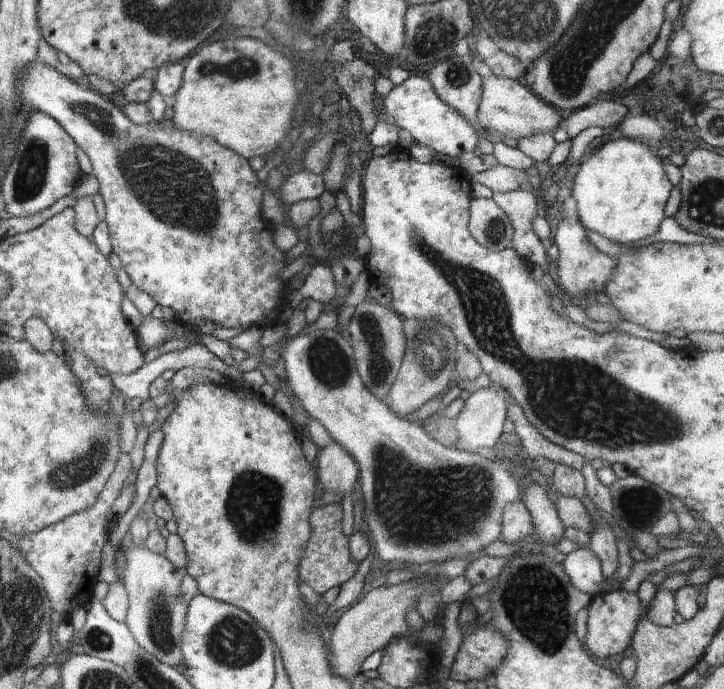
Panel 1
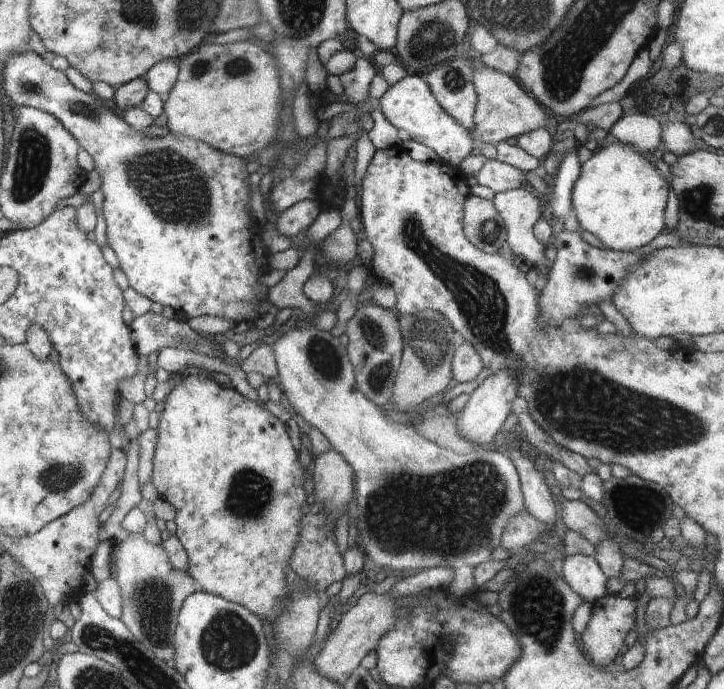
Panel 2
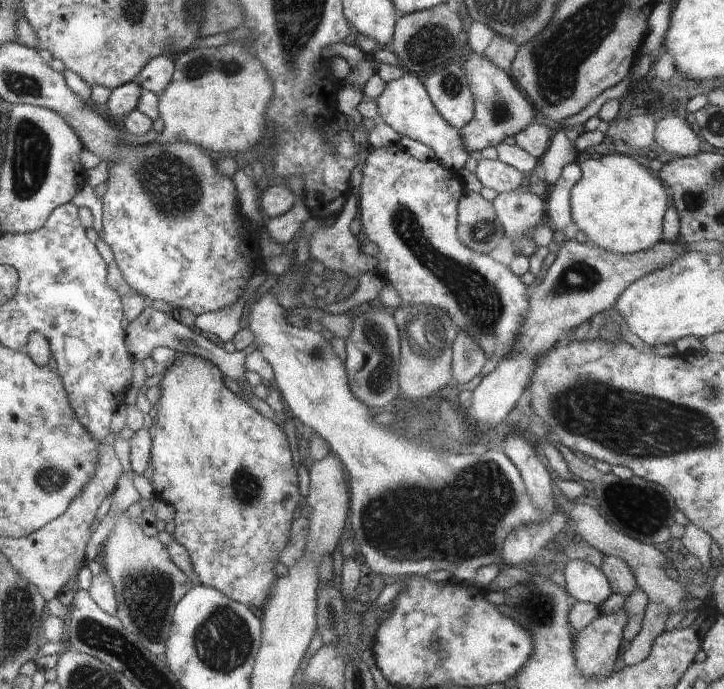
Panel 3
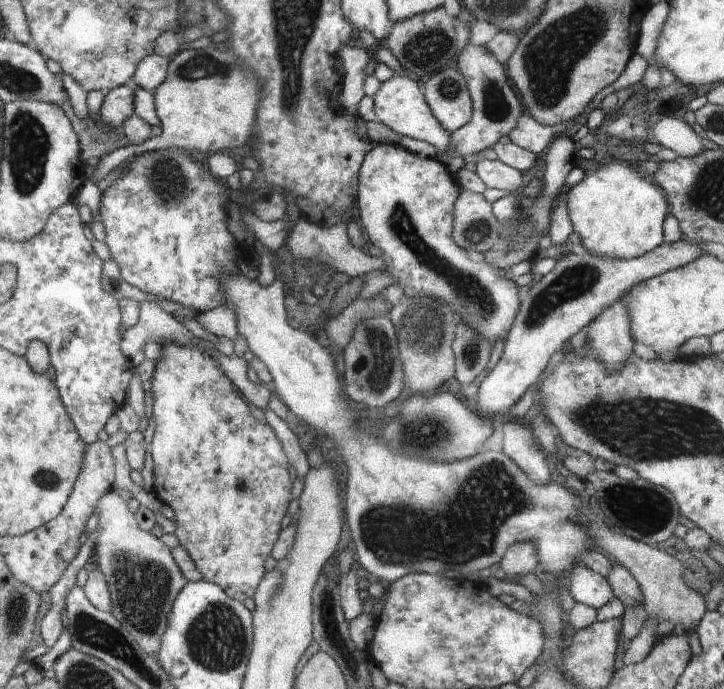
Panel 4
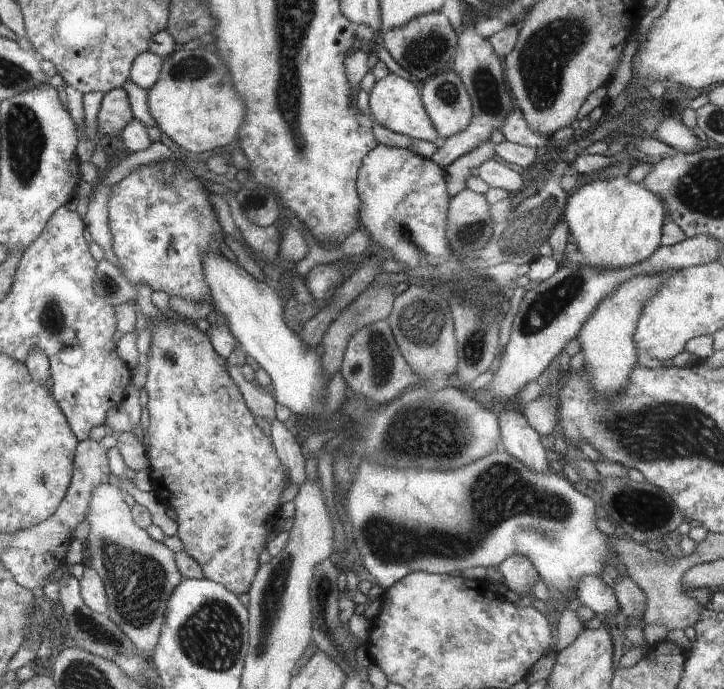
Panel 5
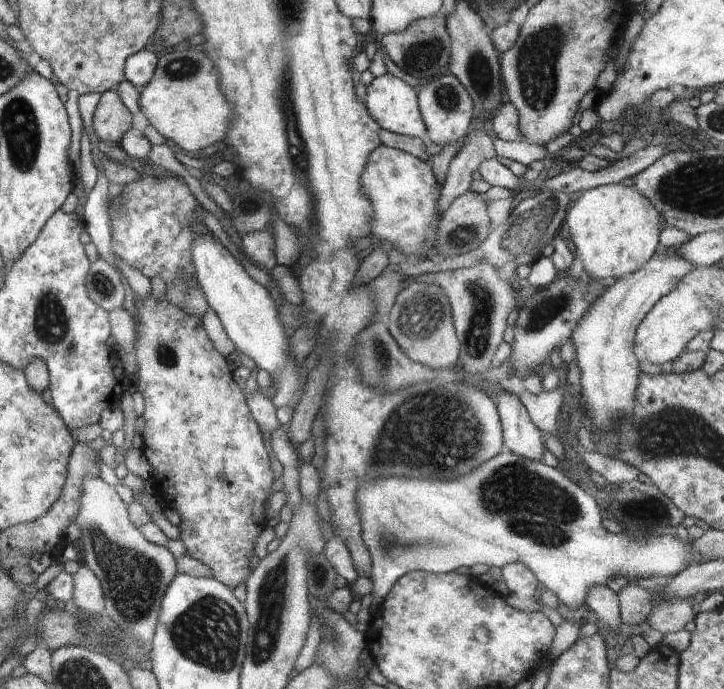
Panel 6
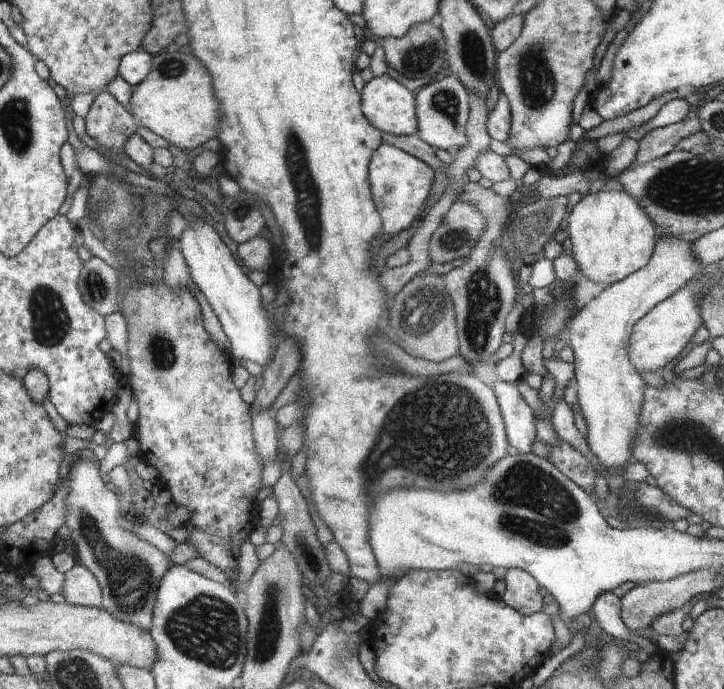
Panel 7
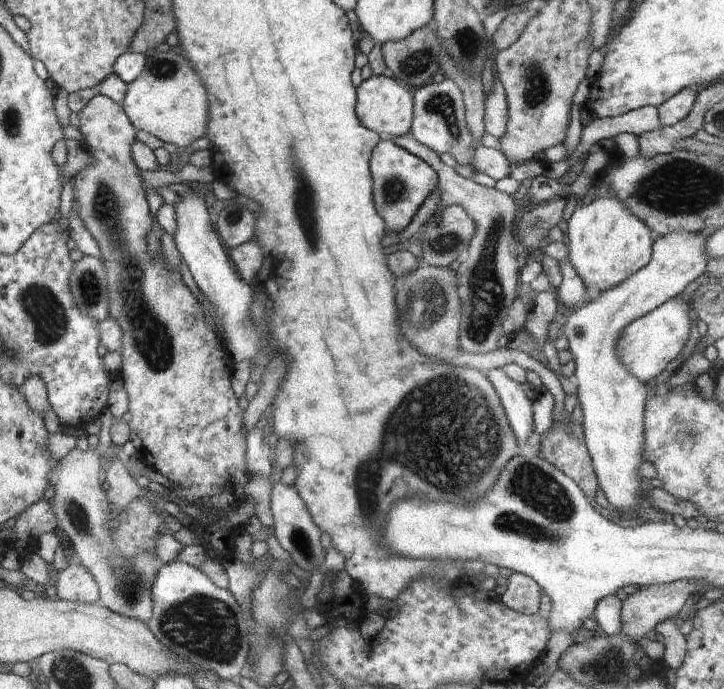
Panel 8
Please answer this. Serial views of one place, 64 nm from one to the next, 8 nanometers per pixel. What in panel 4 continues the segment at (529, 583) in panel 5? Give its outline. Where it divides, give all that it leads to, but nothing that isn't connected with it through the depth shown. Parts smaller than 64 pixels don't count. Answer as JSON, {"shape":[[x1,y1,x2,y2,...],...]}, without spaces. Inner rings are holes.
{"shape":[[530,542,512,544,502,556,500,564,506,575,512,576,512,578,539,573,538,554]]}

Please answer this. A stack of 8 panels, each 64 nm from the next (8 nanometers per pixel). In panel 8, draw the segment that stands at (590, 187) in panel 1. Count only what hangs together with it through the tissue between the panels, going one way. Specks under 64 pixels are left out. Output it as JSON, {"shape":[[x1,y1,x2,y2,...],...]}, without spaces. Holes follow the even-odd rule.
{"shape":[[614,196,579,202,567,224,567,260,585,285,596,285,600,292,618,286,650,262,654,236]]}

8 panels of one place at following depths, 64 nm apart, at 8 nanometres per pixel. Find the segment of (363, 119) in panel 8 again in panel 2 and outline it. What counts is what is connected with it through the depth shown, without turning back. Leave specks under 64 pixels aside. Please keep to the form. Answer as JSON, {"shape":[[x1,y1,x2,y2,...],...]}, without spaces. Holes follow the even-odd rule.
{"shape":[[406,75,402,80,389,85,380,99,380,110,386,120,398,130,406,130,410,139,429,146,440,161,451,167,461,166,474,147,471,132,462,128,439,104,430,92,423,77]]}

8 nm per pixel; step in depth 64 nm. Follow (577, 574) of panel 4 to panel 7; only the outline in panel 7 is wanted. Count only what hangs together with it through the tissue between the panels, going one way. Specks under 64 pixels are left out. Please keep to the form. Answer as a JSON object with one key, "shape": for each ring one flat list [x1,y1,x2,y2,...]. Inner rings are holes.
{"shape":[[612,591,598,595,596,602,592,605,592,610,600,628,625,643,630,641,637,644,646,651,649,657,657,652,660,653,661,648,658,644,630,633,629,628,623,623,622,617,620,618,620,600,621,598]]}

